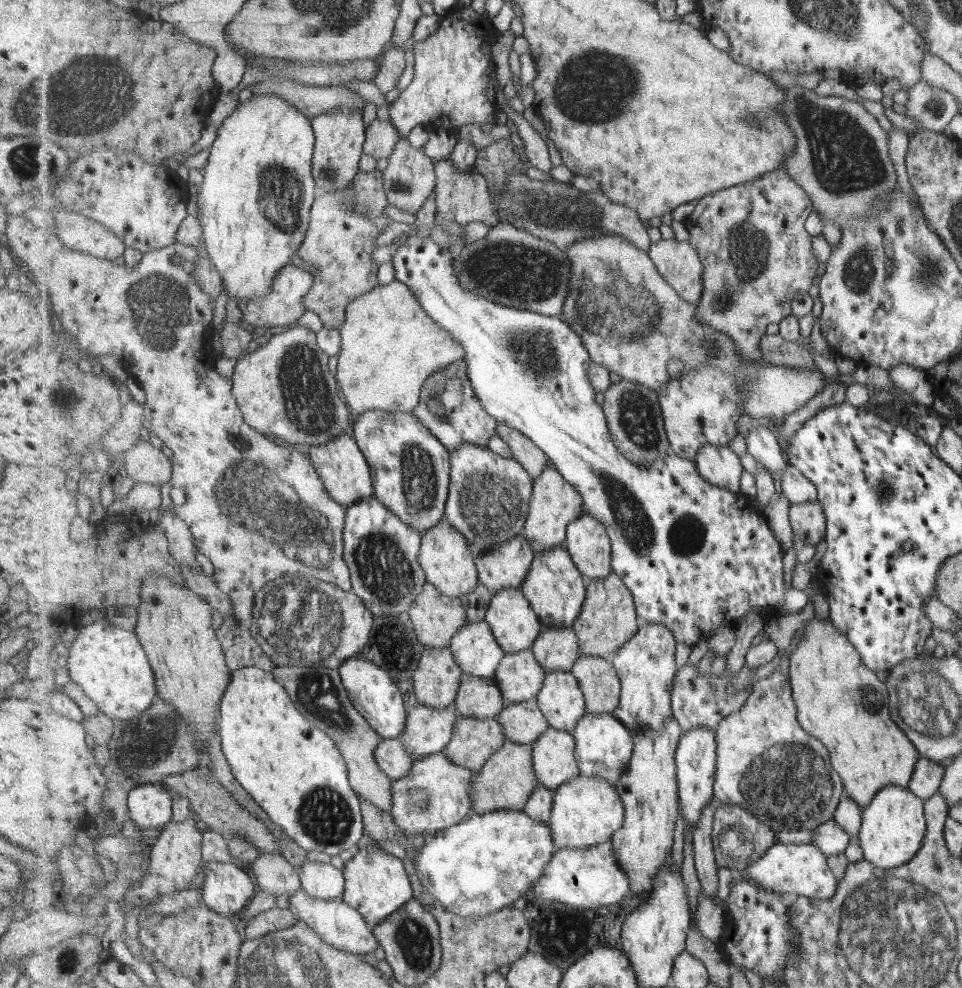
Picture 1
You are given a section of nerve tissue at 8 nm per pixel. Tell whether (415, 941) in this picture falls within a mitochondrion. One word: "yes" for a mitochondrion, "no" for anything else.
yes

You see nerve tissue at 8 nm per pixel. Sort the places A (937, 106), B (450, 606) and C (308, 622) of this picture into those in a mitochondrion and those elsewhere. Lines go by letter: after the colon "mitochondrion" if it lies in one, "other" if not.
A: mitochondrion
B: other
C: mitochondrion

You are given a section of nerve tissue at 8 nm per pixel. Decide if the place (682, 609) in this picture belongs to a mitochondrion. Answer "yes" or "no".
no

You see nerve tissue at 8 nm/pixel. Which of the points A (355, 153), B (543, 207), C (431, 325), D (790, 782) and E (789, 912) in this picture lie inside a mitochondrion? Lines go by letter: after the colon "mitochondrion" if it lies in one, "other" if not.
A: other
B: mitochondrion
C: other
D: mitochondrion
E: other

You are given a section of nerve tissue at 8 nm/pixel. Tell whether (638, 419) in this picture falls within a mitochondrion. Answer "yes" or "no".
yes

